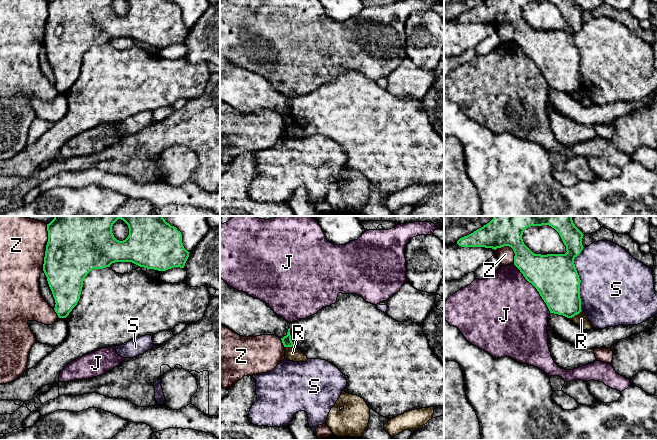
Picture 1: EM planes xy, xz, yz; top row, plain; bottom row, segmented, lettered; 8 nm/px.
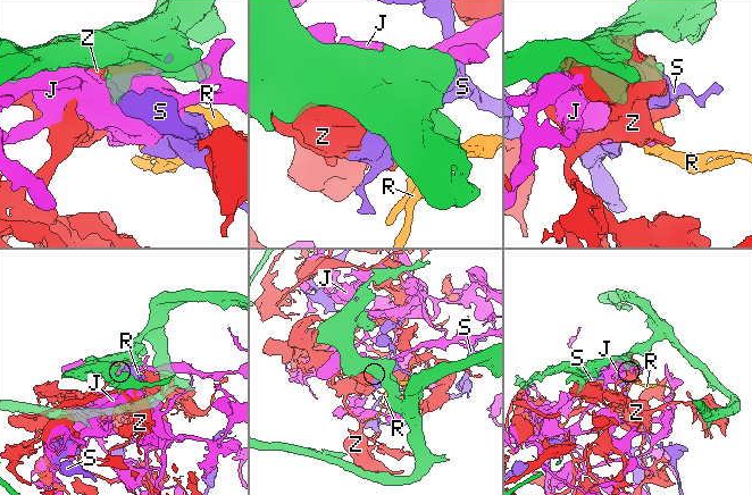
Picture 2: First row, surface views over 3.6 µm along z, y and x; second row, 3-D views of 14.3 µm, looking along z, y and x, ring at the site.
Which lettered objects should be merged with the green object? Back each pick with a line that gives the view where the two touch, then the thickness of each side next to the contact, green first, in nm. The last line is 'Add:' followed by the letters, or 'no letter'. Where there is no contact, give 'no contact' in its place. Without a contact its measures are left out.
Add: no letter

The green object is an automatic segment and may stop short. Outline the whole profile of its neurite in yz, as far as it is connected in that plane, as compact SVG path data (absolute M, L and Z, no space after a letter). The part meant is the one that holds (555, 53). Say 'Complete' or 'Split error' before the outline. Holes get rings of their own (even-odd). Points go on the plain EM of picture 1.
Complete. M486 0L473 9L460 14L457 20L461 23L485 23L496 26L504 22L513 25L514 41L520 46L525 55L531 59L539 68L546 79L550 89L572 94L581 86L580 59L574 35L583 26L583 9L575 0ZM549 1L560 11L566 22L565 30L535 30L523 18L522 11L530 2Z

